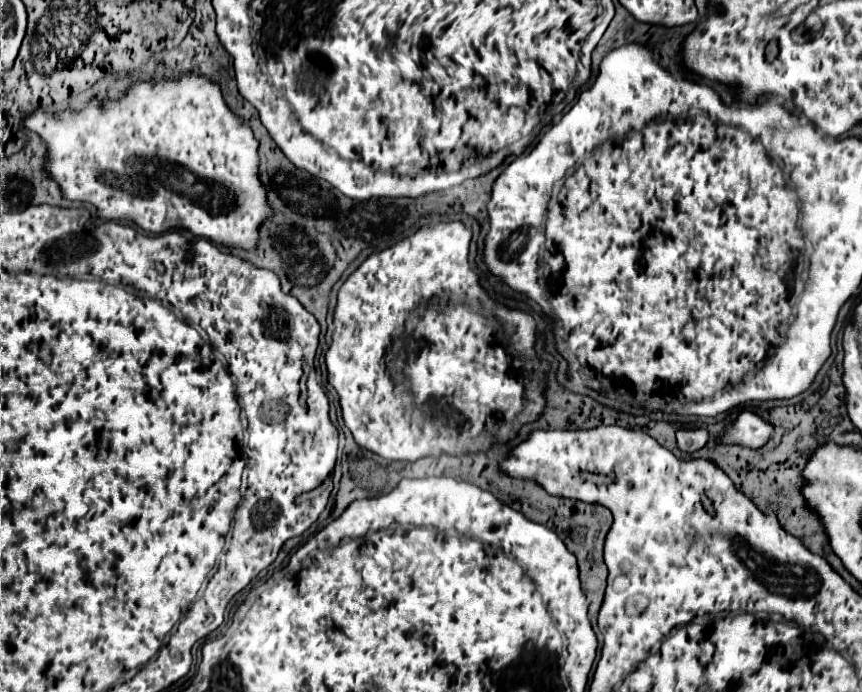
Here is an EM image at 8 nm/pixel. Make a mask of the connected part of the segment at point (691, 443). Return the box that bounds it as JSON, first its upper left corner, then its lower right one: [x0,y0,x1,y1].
[677,429,709,453]

